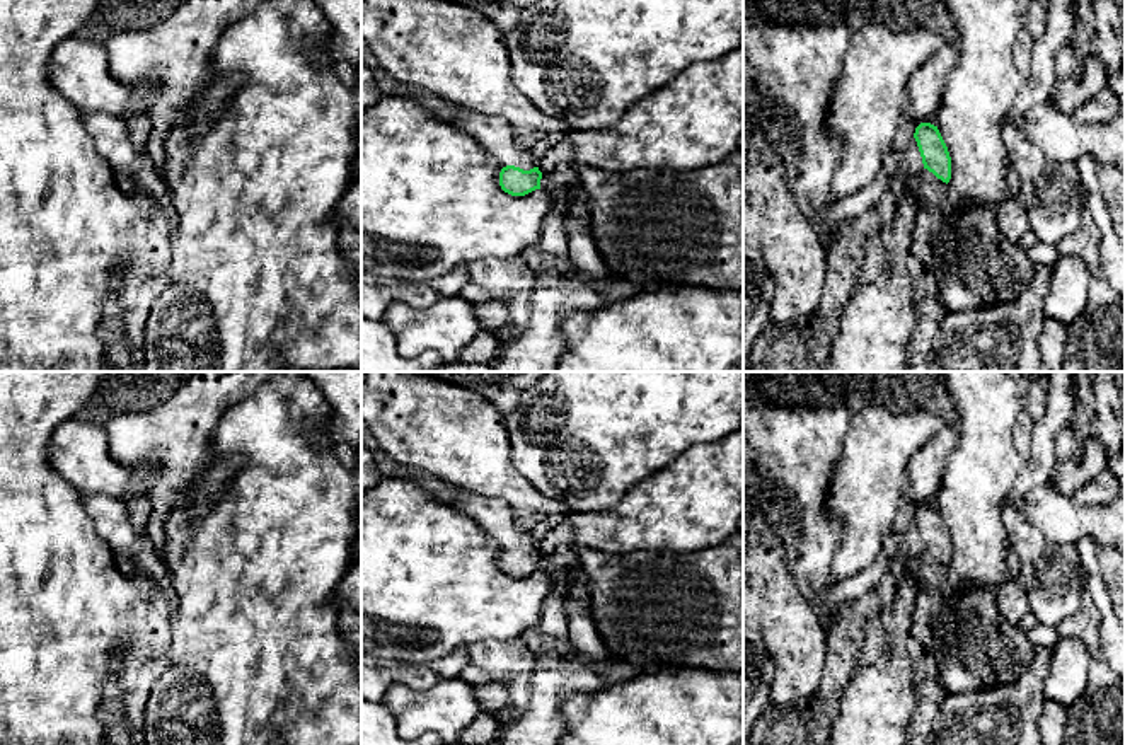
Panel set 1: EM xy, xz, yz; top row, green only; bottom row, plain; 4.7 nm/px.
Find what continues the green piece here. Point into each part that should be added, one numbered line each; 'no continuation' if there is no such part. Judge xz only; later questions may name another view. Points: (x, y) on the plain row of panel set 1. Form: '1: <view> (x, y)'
1: xz (493, 515)
2: xz (563, 565)

